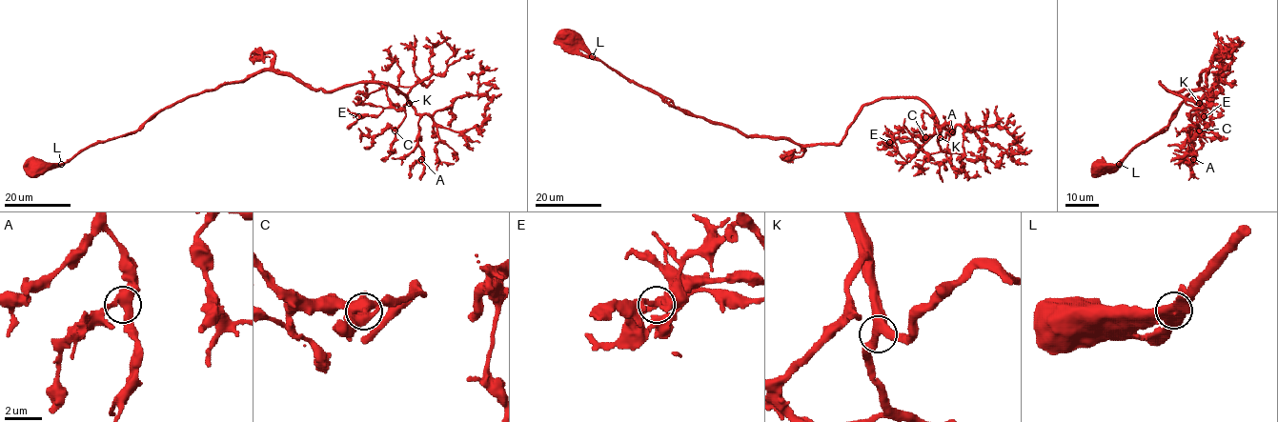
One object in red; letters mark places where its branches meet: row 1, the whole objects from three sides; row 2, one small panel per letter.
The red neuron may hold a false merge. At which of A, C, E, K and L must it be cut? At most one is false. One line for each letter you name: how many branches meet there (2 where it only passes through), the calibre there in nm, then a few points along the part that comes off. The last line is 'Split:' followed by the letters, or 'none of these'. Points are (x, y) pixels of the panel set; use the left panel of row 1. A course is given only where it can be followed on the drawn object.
Split: none of these

